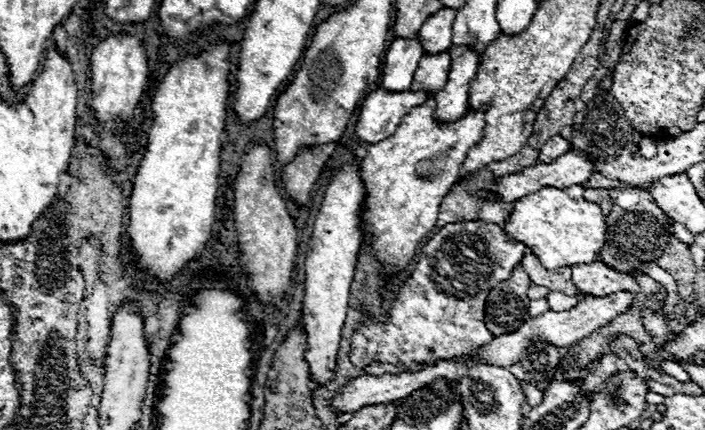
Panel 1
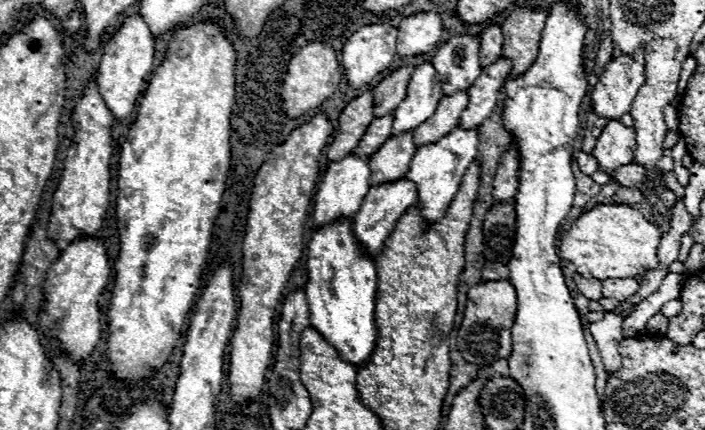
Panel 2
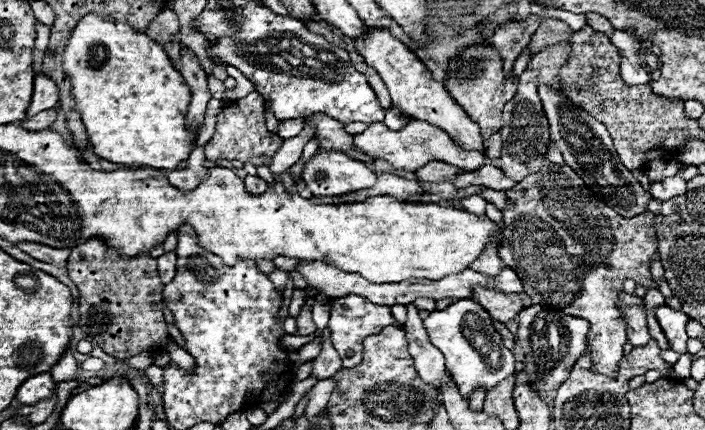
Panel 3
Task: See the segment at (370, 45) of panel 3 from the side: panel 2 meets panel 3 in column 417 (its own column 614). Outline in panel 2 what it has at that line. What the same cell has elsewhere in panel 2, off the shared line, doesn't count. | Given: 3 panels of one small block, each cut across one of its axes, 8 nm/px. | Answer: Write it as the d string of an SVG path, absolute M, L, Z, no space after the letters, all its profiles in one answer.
M644 48L632 54L614 56L600 72L598 82L592 90L592 108L596 116L608 120L620 120L622 114L630 112L632 100L644 84Z

